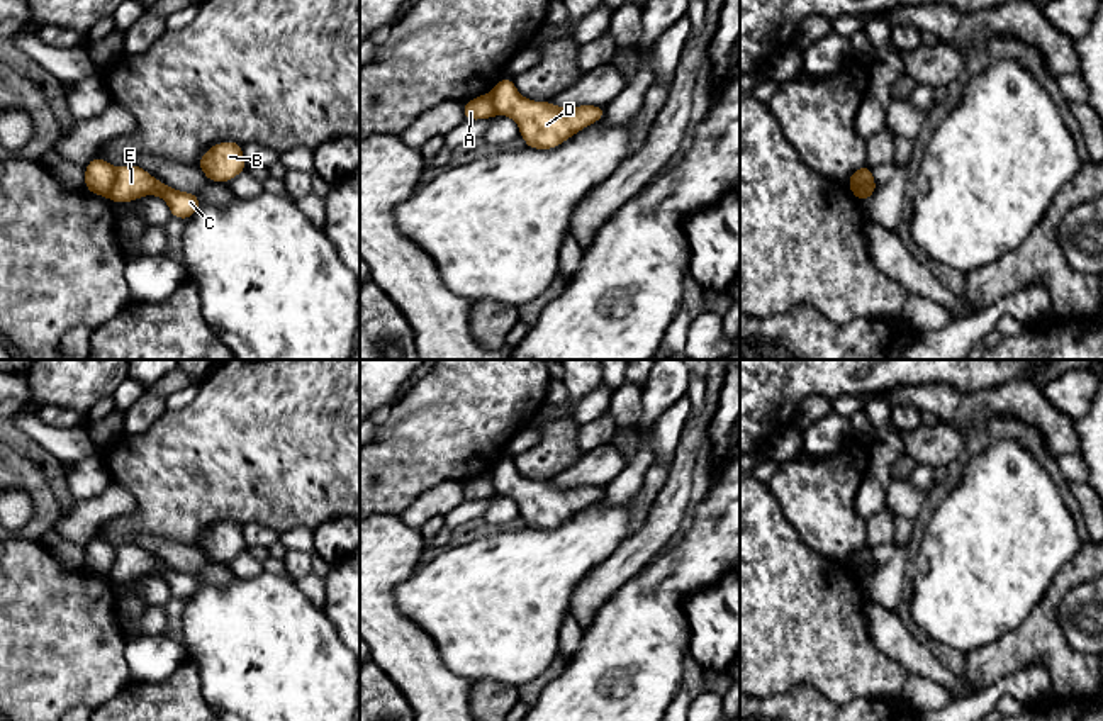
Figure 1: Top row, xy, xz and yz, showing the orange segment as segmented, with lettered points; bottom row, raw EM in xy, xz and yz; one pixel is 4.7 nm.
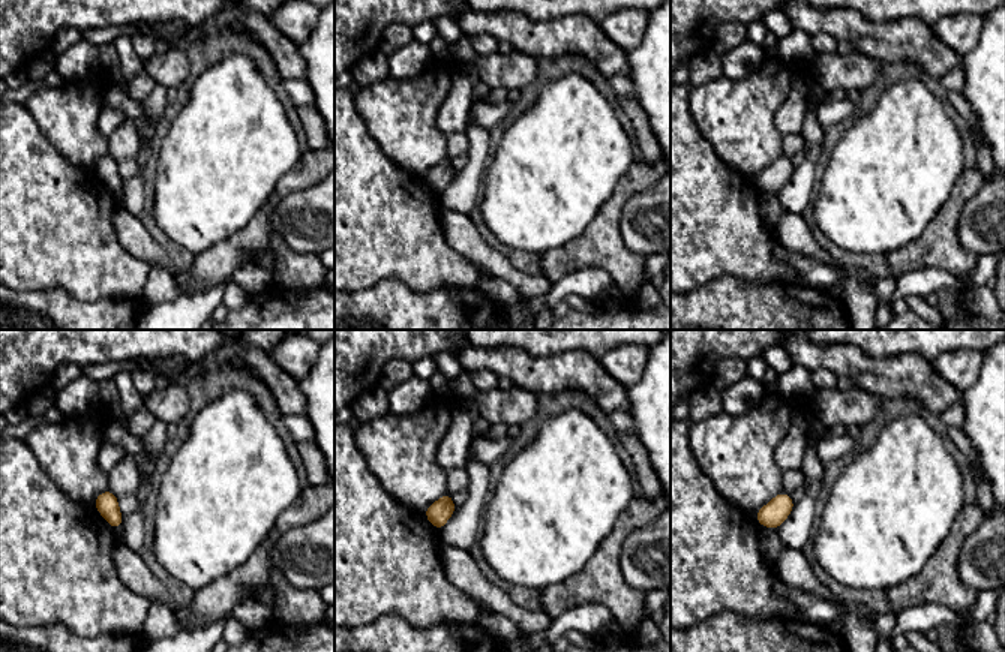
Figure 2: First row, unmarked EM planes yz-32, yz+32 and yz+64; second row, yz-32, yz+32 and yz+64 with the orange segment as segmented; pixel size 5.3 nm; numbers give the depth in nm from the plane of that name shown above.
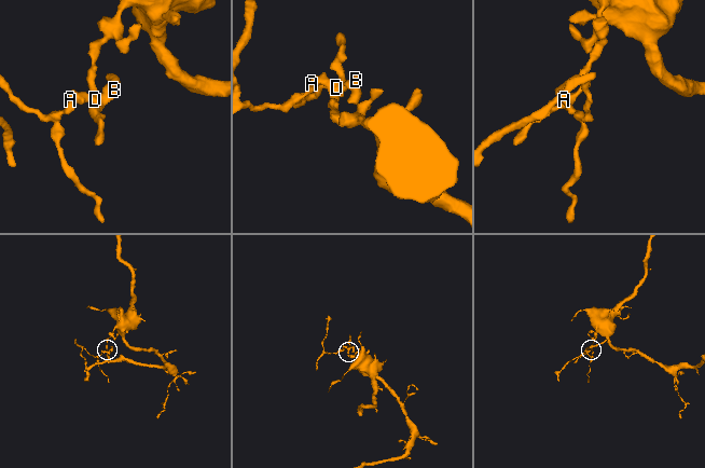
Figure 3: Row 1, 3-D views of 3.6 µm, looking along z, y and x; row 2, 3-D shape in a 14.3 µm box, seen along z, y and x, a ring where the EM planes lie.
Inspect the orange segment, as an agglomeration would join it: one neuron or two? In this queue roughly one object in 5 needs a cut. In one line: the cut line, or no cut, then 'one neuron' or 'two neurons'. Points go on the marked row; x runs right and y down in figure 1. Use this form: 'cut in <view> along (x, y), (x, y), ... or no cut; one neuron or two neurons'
cut in xy along (117, 170), (109, 197); two neurons

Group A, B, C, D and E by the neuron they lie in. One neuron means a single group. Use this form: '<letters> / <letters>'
A / B C D E

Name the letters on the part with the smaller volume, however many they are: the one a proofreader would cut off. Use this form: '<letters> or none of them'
A

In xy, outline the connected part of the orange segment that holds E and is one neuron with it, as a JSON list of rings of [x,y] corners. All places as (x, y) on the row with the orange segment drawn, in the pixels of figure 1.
[[[122,165],[117,168],[112,185],[110,200],[127,204],[139,200],[143,195],[158,195],[166,200],[171,217],[188,221],[200,209],[200,197],[188,192],[175,190],[139,165]]]

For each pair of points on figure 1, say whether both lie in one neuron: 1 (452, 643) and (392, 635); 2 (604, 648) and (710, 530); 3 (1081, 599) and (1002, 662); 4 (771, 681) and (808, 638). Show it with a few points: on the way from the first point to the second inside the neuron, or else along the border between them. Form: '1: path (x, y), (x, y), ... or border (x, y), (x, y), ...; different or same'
1: border (404, 613), (431, 638), (445, 664), (455, 674); different
2: path (633, 620), (693, 558); same
3: border (1076, 584), (1059, 604), (1058, 625), (1080, 652); different
4: path (776, 670), (798, 648); same

